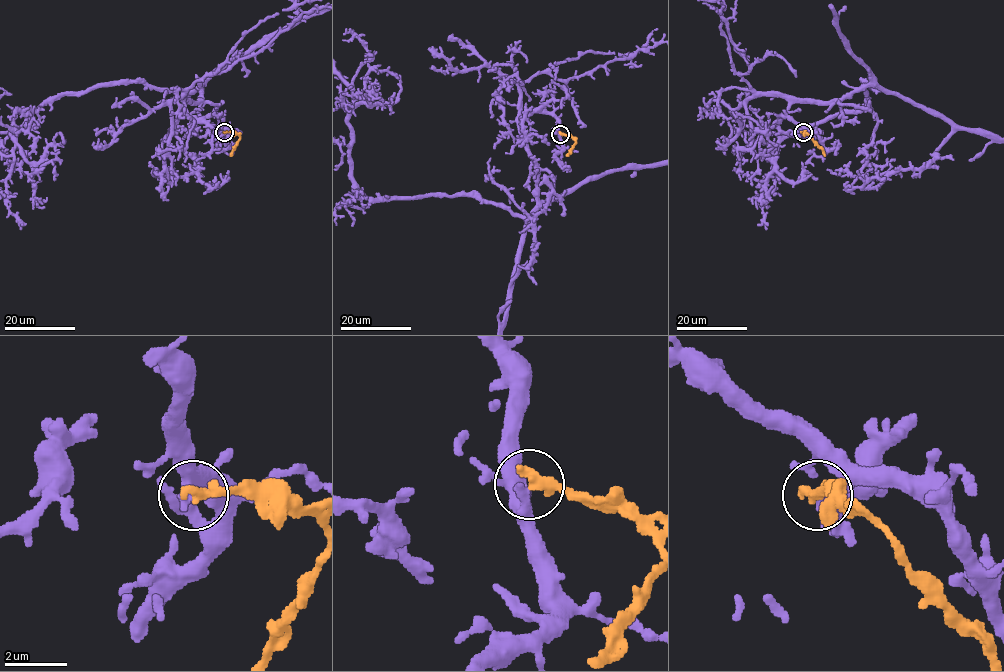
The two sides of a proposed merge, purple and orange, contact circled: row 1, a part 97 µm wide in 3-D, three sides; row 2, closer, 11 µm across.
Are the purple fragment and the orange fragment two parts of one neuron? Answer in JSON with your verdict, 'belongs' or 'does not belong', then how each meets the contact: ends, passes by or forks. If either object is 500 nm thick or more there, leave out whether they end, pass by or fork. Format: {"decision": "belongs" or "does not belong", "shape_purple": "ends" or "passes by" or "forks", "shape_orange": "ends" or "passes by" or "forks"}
{"decision": "does not belong", "shape_purple": "ends", "shape_orange": "ends"}

